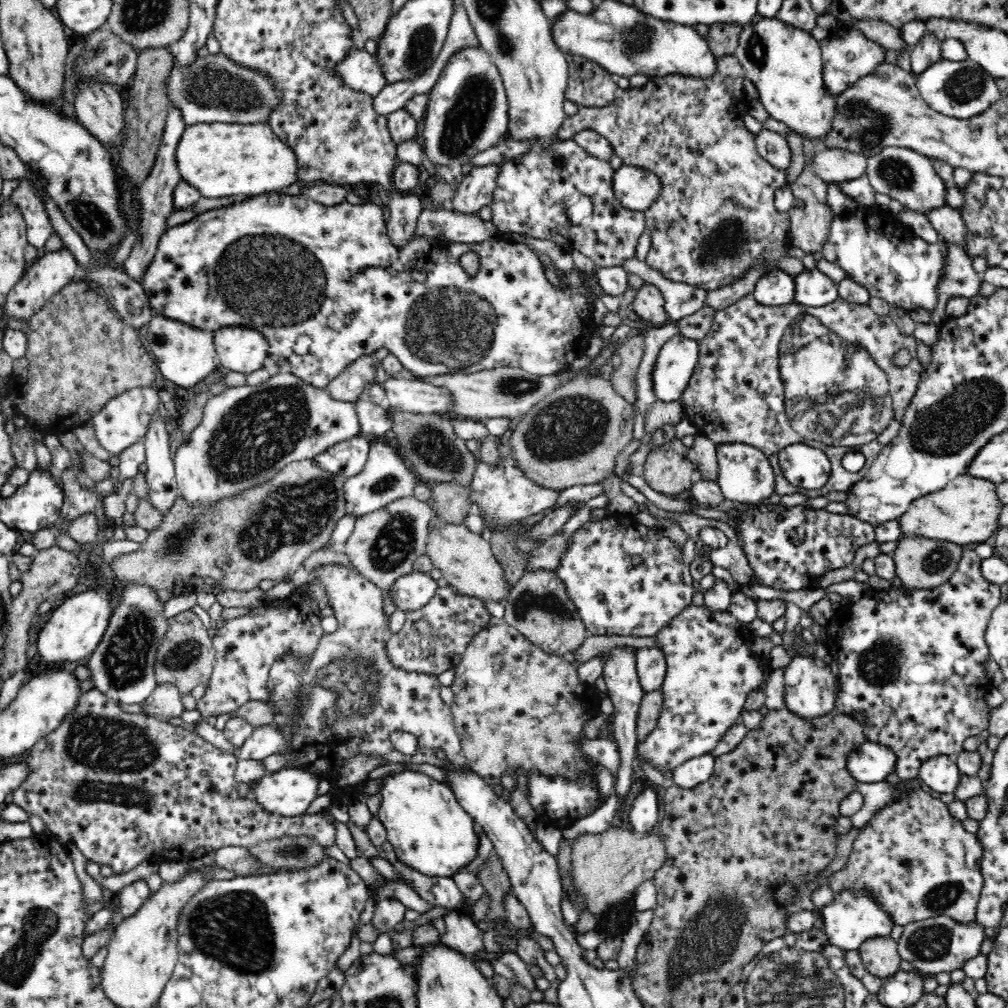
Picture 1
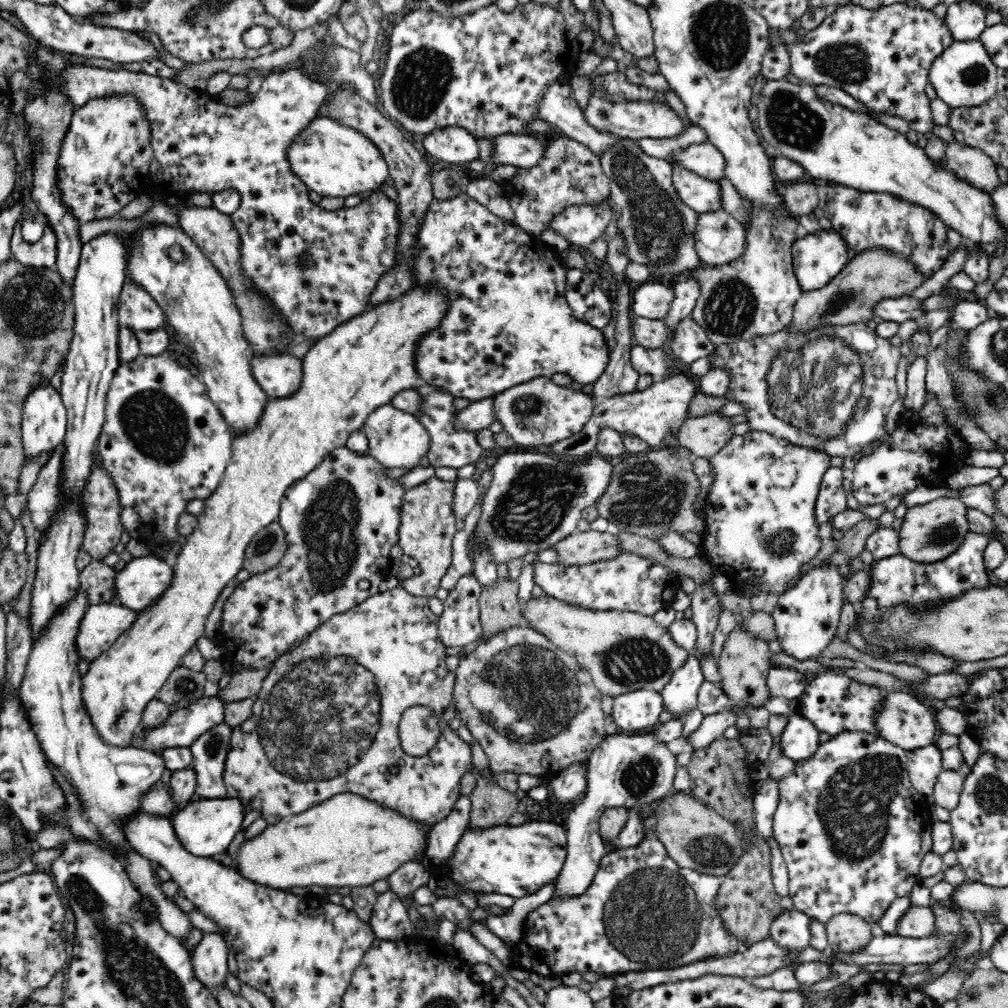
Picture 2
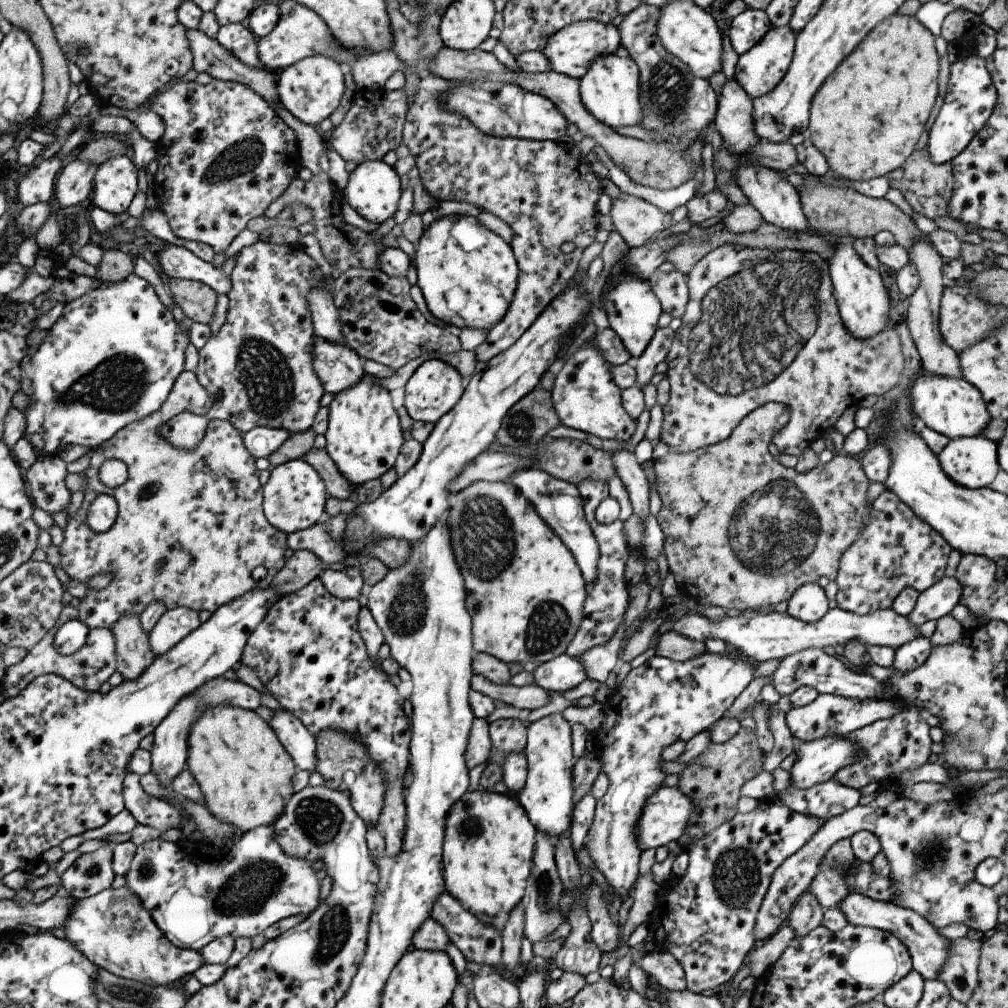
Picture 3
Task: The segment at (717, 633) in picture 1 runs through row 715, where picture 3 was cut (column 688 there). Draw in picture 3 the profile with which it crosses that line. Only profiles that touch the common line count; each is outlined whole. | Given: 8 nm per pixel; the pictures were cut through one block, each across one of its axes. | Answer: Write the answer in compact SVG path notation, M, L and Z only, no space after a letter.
M730 649L729 651L731 651L731 653L722 655L706 651L702 652L700 656L696 656L696 658L684 660L684 662L673 661L666 657L654 655L646 663L637 667L632 667L630 671L628 671L626 678L623 679L621 684L614 687L613 693L602 705L603 723L601 727L598 728L597 732L600 737L600 747L597 754L601 761L601 772L604 772L604 774L608 776L610 785L604 796L597 800L594 821L585 837L584 841L586 844L584 844L584 846L586 846L586 850L590 852L590 858L594 860L594 866L602 872L610 885L610 888L614 890L614 895L620 897L623 901L631 896L630 890L632 890L638 877L639 860L642 854L642 850L640 850L640 846L638 846L638 820L640 816L642 816L642 808L644 808L646 800L648 800L654 792L657 792L658 788L661 788L664 785L664 778L667 776L667 774L664 773L664 770L662 770L662 752L664 752L664 748L668 748L668 746L674 744L676 740L689 741L693 736L708 731L708 728L710 728L716 720L720 720L720 718L723 718L726 715L728 708L734 704L734 700L738 698L738 695L754 678L755 665L743 655L737 654L733 649Z

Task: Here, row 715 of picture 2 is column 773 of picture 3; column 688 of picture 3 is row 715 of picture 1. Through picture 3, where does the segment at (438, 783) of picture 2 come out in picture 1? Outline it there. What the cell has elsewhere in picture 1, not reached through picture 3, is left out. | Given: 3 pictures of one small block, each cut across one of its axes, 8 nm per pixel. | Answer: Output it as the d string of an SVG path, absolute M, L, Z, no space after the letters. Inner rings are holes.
M341 564L318 566L311 572L311 576L320 579L322 587L327 590L328 605L334 609L337 618L337 629L329 635L323 634L309 661L302 663L296 655L278 657L270 667L267 687L270 698L265 703L270 707L275 720L270 725L286 739L286 756L295 756L298 761L290 761L285 768L306 770L318 777L318 780L331 779L334 786L340 774L344 760L356 754L371 754L381 756L387 762L402 764L414 762L416 764L432 764L438 768L453 766L455 770L467 768L466 757L462 754L461 741L455 729L451 708L442 701L438 675L402 670L390 661L386 651L386 639L389 634L390 623L388 615L384 613L383 598L385 592L376 584L368 581L364 575L354 573ZM307 692L309 699L303 704L301 717L299 715L299 693ZM396 730L410 732L418 739L417 751L414 755L406 755L394 749L390 742L390 734ZM441 748L445 752L445 759L438 759L434 750ZM305 750L316 754L312 762L304 762Z

